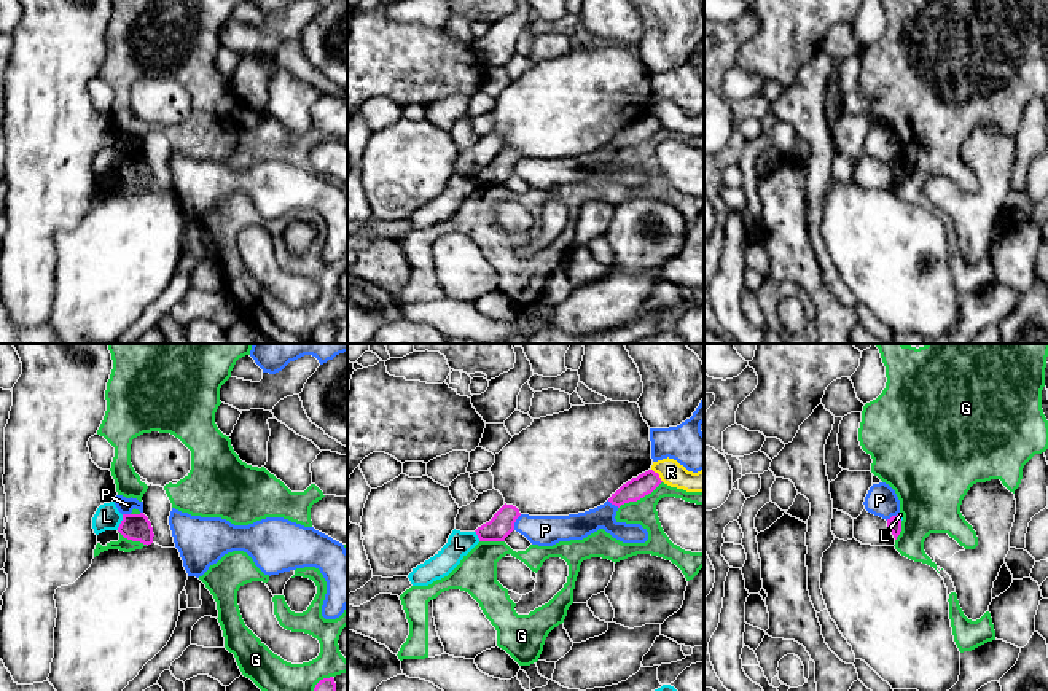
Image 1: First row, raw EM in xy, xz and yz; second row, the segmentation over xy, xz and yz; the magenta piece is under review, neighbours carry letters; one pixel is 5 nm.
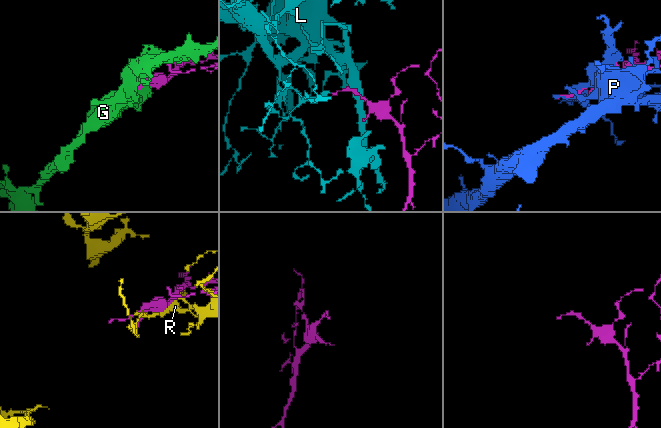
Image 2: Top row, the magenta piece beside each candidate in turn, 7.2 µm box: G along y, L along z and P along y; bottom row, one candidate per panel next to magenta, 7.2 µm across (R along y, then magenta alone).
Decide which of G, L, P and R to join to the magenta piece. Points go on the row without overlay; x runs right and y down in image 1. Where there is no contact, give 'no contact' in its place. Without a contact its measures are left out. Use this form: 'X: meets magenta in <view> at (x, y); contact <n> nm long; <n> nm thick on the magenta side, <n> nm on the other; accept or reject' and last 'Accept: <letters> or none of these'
G: meets magenta in xz at (639, 142); contact 260 nm long; 110 nm thick on the magenta side, 130 nm on the other; reject
L: meets magenta in xy at (121, 166); contact 90 nm long; 140 nm thick on the magenta side, 130 nm on the other; reject
P: meets magenta in xz at (515, 164); contact 90 nm long; 120 nm thick on the magenta side, 160 nm on the other; reject
R: meets magenta in xz at (658, 118); contact 90 nm long; 110 nm thick on the magenta side, 120 nm on the other; reject
Accept: none of these

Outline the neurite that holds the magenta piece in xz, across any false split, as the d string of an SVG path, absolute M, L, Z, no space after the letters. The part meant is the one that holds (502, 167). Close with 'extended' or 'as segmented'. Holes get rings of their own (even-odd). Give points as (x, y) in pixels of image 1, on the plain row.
M503 148L494 161L478 170L475 175L479 185L505 185L514 174L514 166L521 159L519 153L513 148Z; as segmented

